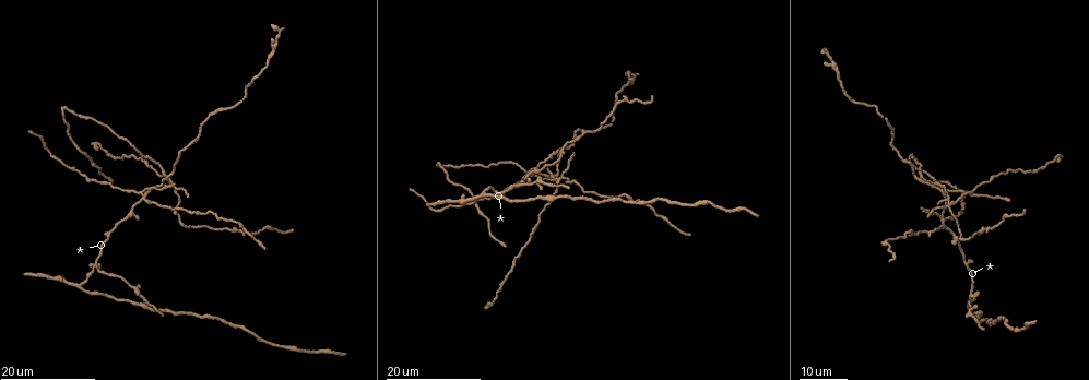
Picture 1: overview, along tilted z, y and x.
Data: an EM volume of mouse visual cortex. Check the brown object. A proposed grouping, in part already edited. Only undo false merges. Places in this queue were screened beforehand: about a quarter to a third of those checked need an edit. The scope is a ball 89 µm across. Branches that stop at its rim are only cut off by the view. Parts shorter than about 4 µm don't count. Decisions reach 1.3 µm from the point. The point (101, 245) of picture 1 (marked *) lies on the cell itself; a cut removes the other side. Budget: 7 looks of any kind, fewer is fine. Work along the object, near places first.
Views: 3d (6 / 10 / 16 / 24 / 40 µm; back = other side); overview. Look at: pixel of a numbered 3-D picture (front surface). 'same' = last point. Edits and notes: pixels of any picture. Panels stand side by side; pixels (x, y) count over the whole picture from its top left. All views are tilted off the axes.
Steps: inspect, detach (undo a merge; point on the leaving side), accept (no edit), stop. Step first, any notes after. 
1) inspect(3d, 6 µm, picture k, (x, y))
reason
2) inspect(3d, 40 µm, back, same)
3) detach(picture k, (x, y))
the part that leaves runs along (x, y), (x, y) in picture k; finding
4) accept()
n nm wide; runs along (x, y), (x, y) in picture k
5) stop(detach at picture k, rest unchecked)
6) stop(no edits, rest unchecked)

inspect(3d, 16 µm, picture 1, (94, 267))
two arms in line, one across

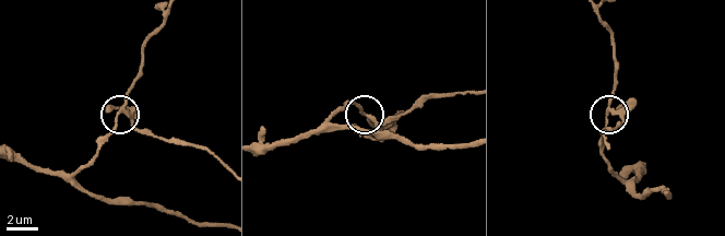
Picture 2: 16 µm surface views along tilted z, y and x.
inspect(3d, 10 µm, picture 2, (608, 110))

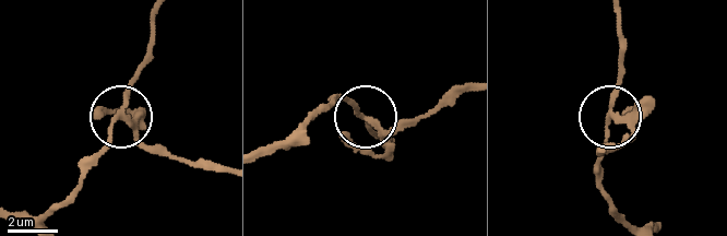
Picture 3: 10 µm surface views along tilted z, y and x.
detach(picture 3, (142, 114))
200 nm wide; the part that leaves runs along (123, 120), (145, 143), (224, 170) in picture 3; two cells meet here

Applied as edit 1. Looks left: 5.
inspect(overview)

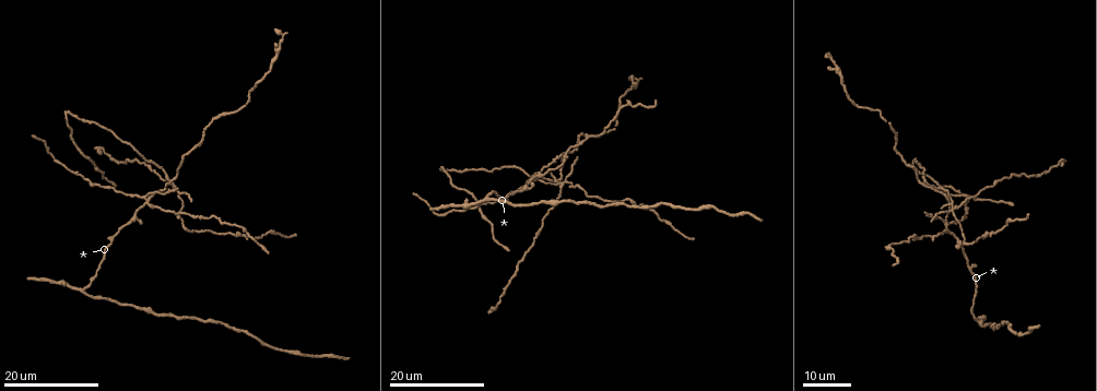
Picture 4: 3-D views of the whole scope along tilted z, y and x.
inspect(3d, 24 µm, picture 4, (947, 202))
looks like a crossing

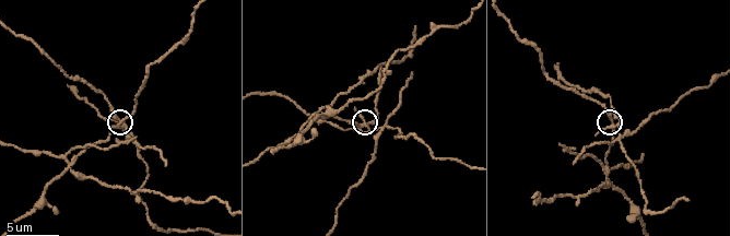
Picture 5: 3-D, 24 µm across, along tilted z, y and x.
inspect(3d, 6 µm, picture 5, (614, 124))
zoom in

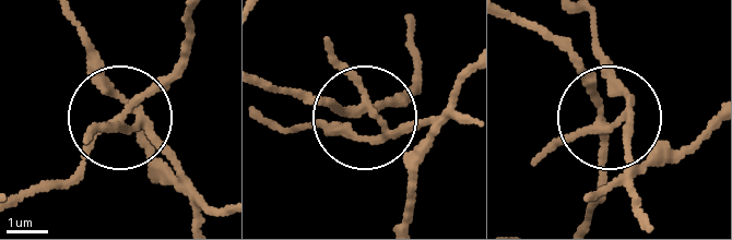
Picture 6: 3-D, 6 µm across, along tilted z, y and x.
detach(picture 6, (103, 73))
side arm 55 µm; two cells meet here

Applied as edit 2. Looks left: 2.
inspect(3d, 6 µm, picture 5, (606, 178))
four-way junction

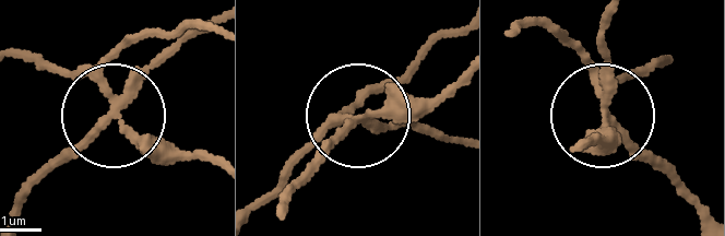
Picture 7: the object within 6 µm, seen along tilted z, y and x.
inspect(3d, 6 µm, back, picture 7, (121, 119))
other side

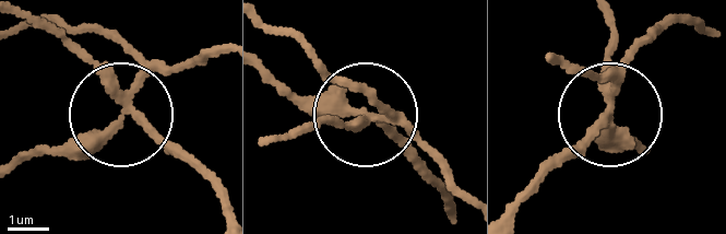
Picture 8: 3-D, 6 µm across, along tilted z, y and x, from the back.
detach(picture 8, (114, 41))
240 nm wide; a second cell is stuck on

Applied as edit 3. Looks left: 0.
stop(detach at picture 3, detach at picture 6, detach at picture 8, rest unchecked)

